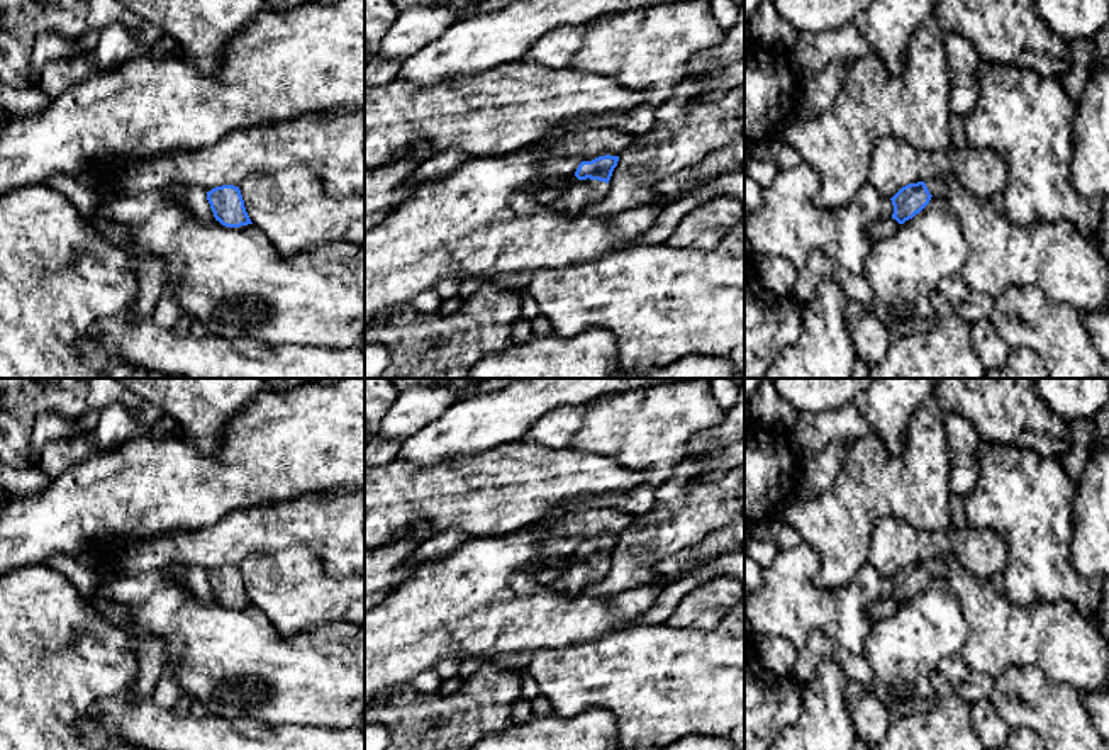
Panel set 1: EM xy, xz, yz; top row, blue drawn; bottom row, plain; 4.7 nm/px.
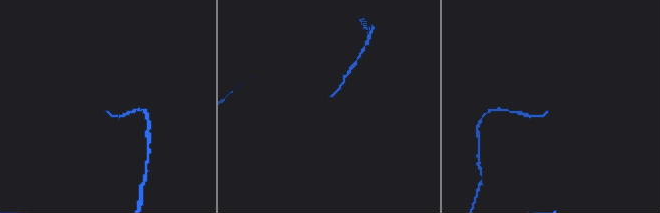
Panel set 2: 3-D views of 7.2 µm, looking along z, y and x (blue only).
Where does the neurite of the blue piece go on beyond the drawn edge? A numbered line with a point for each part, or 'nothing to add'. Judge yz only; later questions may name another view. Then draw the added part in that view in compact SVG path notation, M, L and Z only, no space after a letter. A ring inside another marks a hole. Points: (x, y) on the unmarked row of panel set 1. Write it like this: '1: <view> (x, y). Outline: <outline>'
1: yz (936, 567). Outline: M933 553L924 560L924 563L933 577L946 579L948 570L939 555Z

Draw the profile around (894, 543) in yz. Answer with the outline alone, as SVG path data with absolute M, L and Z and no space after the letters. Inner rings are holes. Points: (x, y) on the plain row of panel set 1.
M887 518L872 531L868 563L885 579L892 579L902 567L924 562L931 555L929 536L900 518Z

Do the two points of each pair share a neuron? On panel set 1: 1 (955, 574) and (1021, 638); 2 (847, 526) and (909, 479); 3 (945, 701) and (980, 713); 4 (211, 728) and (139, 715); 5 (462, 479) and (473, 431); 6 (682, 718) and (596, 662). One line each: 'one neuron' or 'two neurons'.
1: one neuron
2: one neuron
3: two neurons
4: one neuron
5: two neurons
6: one neuron

